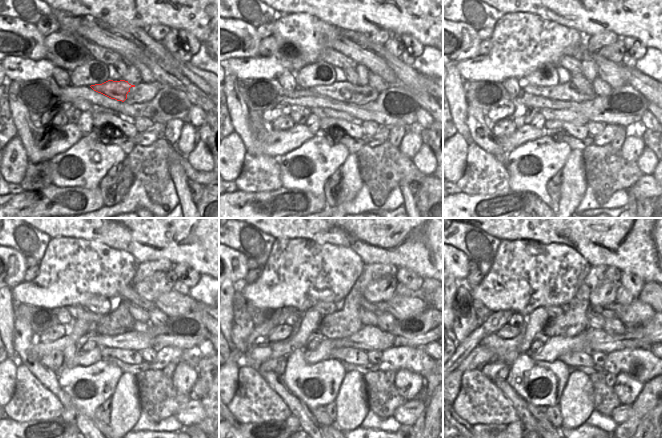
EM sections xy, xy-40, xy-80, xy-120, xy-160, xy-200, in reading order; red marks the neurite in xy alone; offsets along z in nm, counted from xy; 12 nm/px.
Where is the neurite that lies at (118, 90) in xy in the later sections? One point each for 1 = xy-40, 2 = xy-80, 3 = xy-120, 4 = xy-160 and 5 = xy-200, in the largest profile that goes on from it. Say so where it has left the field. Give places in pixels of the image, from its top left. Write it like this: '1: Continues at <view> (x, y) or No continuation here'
1: Continues at xy-40 (340, 90)
2: Continues at xy-80 (567, 92)
3: Continues at xy-120 (76, 312)
4: Continues at xy-160 (278, 317)
5: Continues at xy-200 (496, 320).

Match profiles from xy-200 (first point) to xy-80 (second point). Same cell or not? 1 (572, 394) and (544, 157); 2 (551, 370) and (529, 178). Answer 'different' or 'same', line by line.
1: different
2: same

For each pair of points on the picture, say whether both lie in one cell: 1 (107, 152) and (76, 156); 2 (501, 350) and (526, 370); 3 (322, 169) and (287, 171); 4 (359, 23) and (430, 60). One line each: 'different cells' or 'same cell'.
1: same cell
2: different cells
3: same cell
4: different cells

